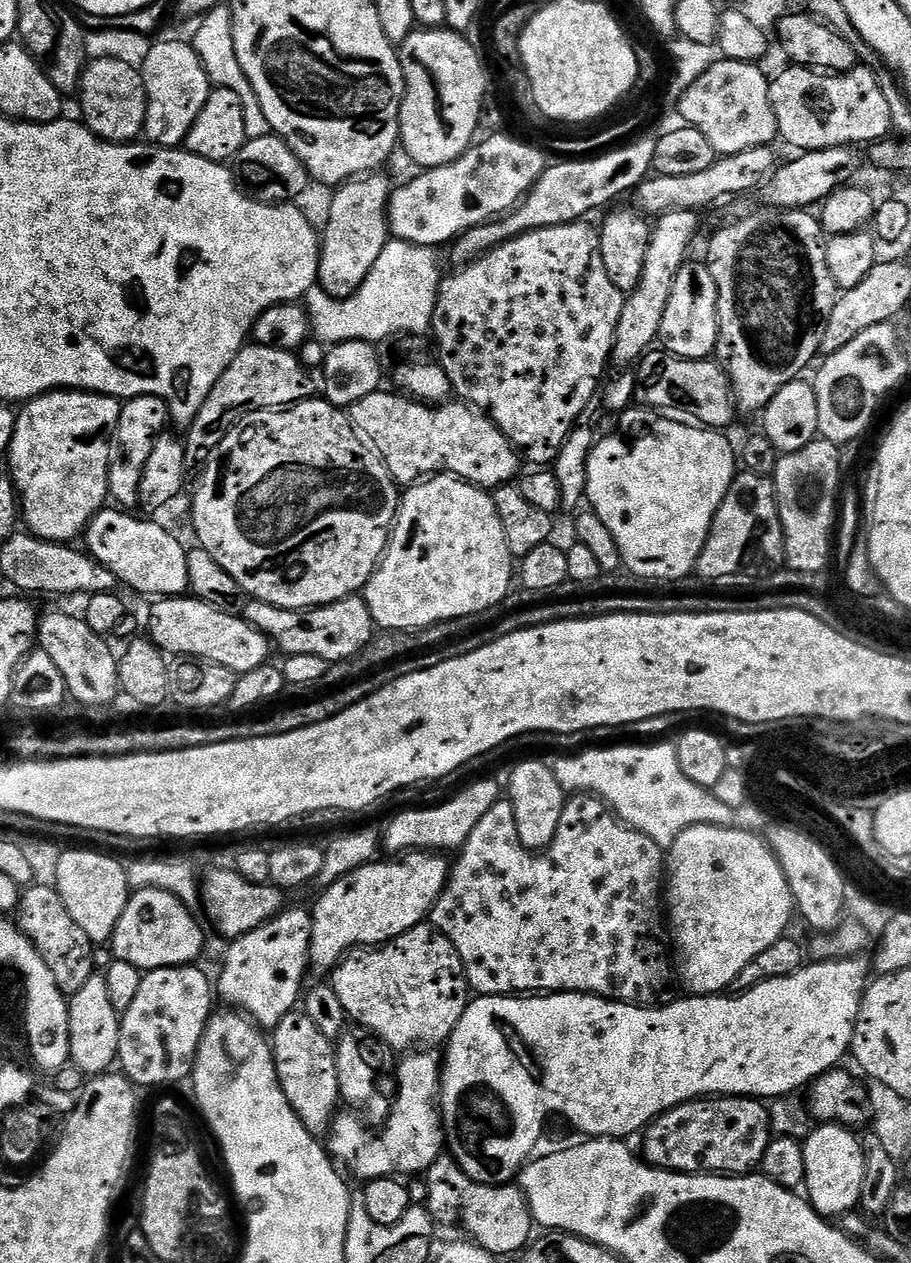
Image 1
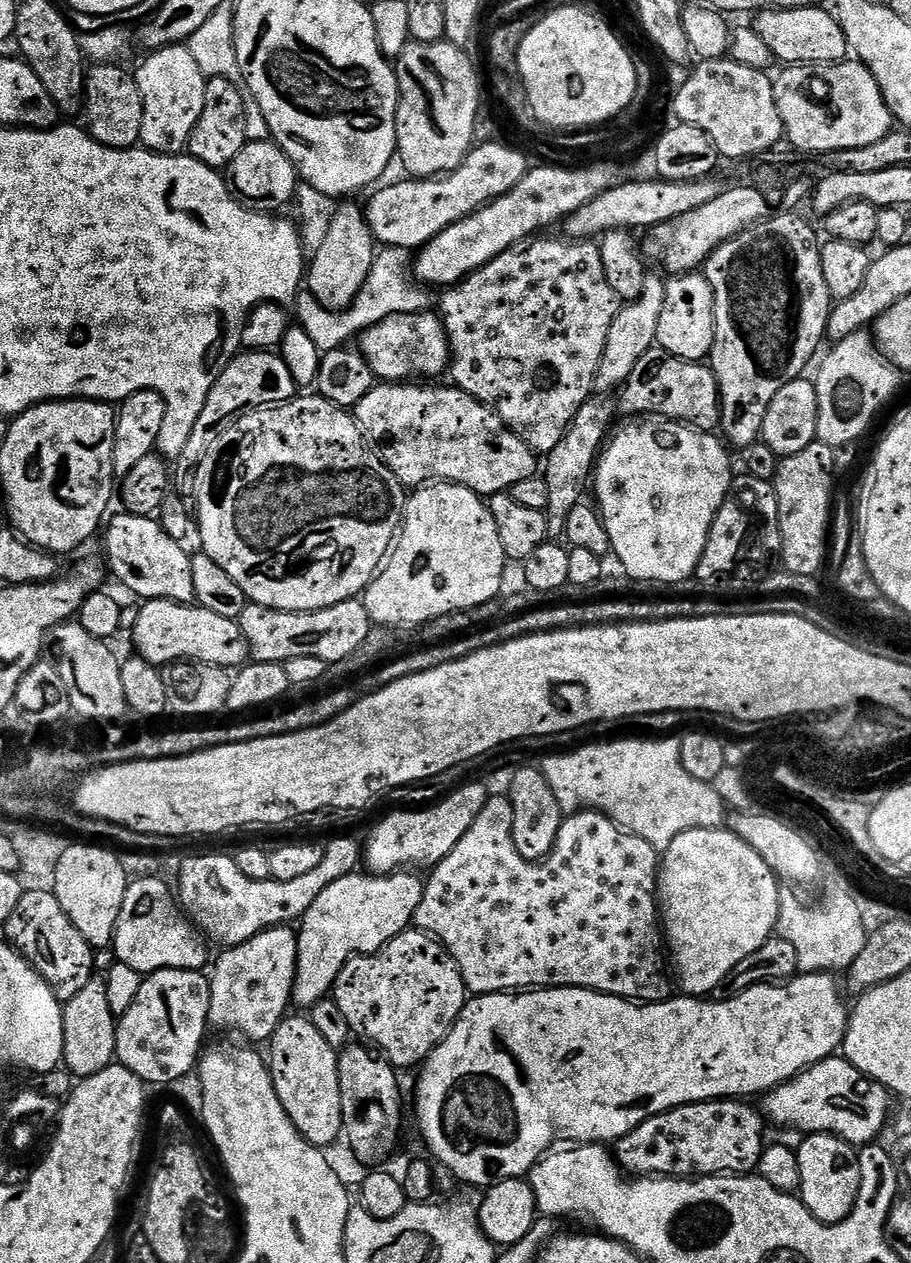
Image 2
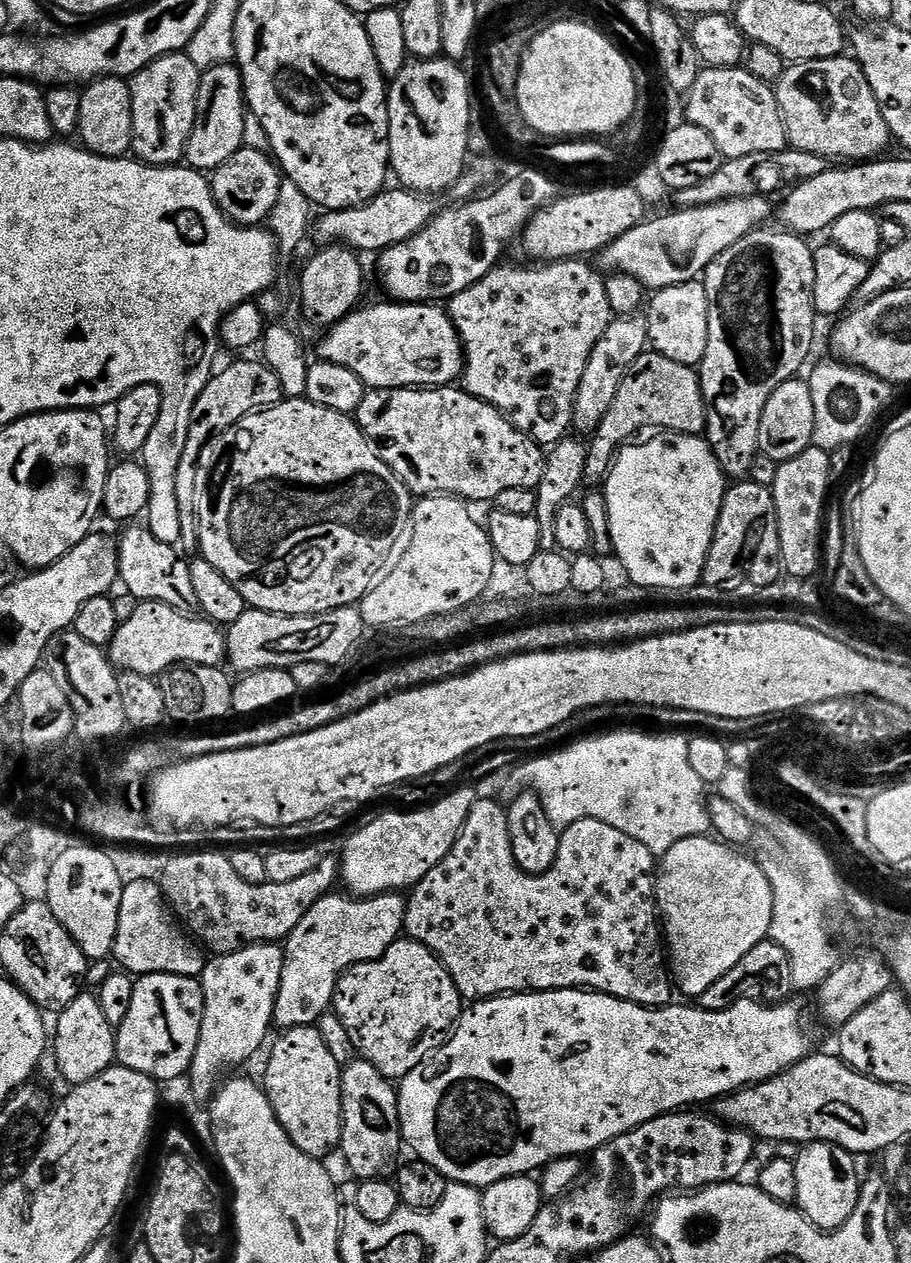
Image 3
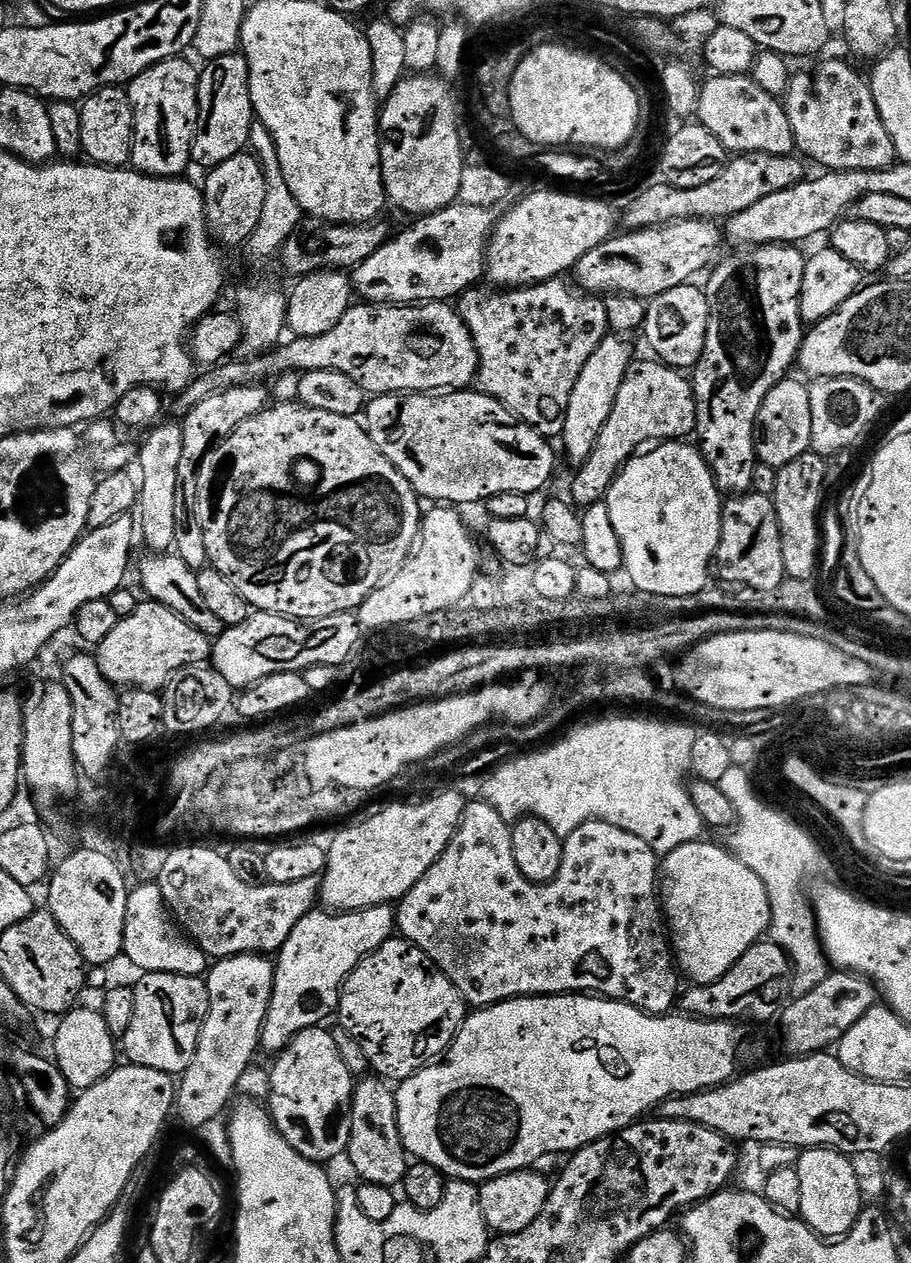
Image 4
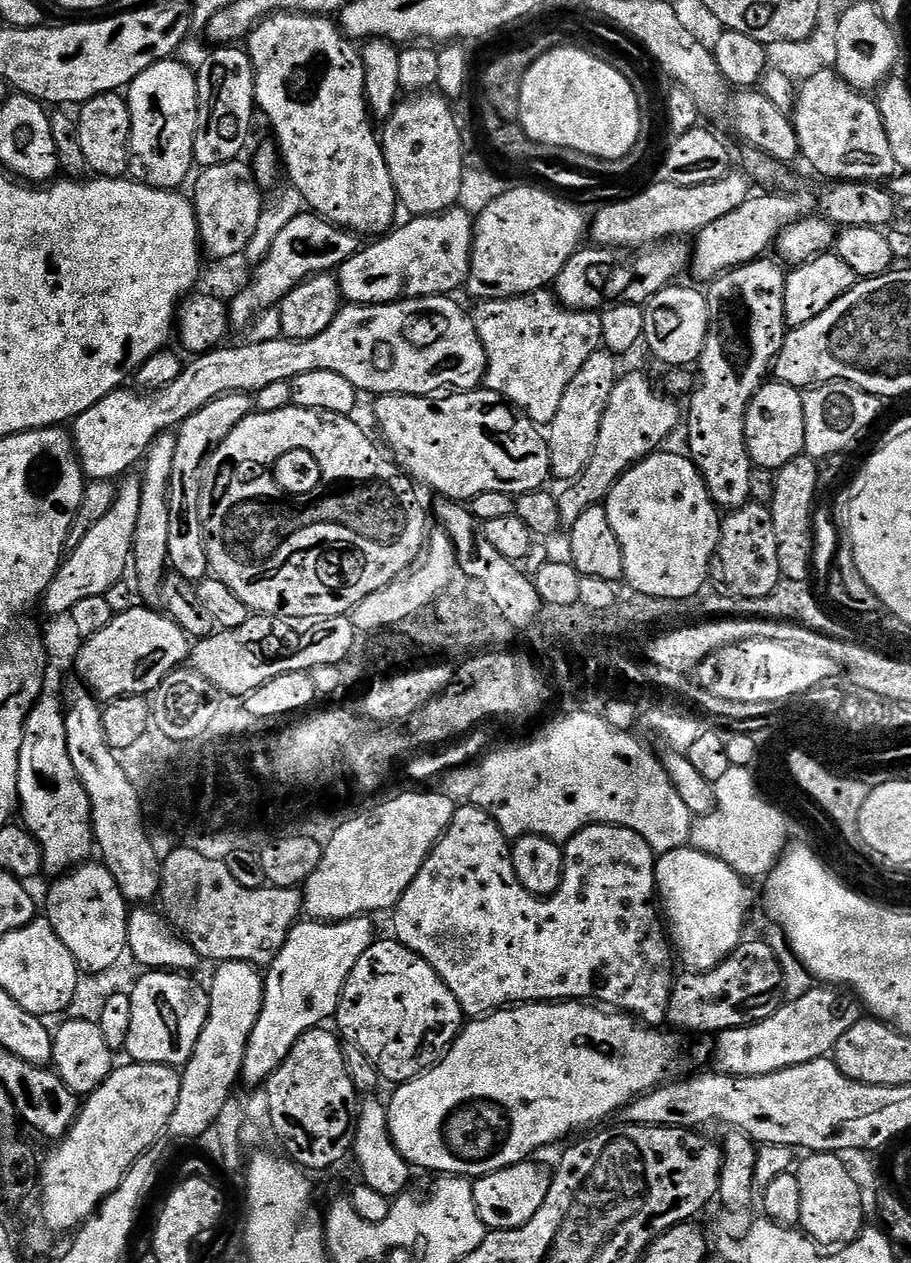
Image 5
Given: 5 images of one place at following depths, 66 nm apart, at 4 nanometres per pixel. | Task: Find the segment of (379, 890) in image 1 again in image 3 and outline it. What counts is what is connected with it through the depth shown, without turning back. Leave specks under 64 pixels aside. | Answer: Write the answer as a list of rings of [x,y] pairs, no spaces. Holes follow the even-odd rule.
[[[394,892],[363,898],[336,895],[329,894],[314,902],[283,945],[282,982],[274,1008],[277,1029],[315,1025],[333,1007],[337,980],[355,964],[377,960],[395,940],[401,939],[406,903],[403,895]]]

